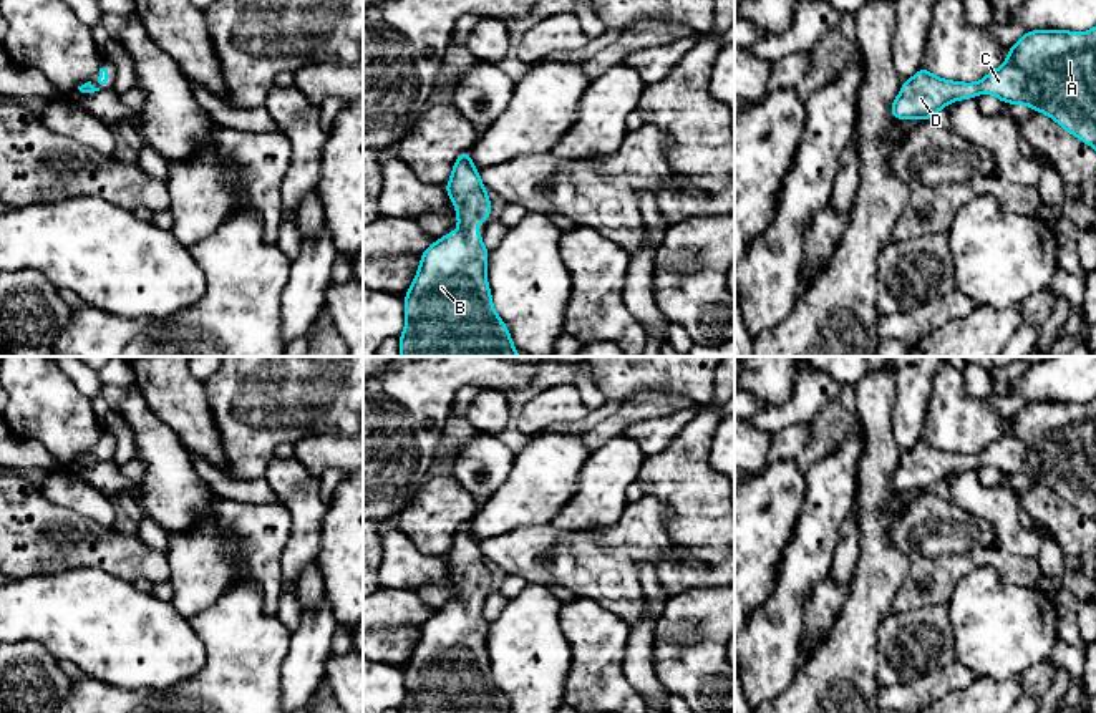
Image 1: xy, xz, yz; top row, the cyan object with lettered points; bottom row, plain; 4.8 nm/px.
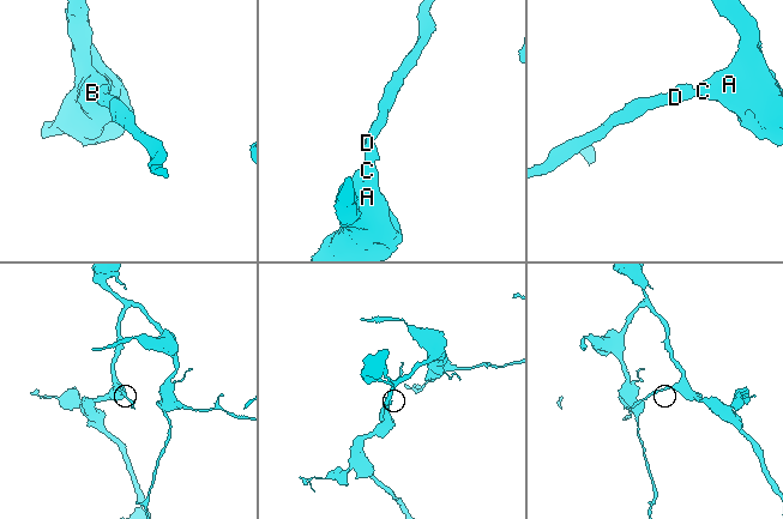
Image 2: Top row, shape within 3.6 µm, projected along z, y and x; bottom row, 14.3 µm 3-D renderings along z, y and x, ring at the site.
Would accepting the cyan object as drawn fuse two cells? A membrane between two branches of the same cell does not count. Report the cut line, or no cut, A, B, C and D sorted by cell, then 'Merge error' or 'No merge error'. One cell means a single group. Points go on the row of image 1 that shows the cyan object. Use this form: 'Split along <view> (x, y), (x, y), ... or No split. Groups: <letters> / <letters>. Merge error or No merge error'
No split. Groups: A B C D. No merge error

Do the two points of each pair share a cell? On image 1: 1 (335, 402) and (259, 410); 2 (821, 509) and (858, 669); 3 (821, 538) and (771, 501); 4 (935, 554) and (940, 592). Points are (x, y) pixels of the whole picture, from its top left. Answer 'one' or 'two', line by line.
1: one
2: two
3: two
4: one

